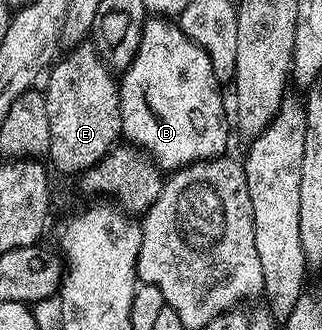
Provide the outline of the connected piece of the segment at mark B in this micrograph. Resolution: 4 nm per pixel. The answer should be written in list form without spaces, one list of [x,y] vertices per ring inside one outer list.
[[[146,19],[145,33],[141,39],[141,45],[131,62],[131,66],[124,69],[123,75],[119,80],[119,87],[121,90],[121,130],[124,139],[148,154],[157,164],[158,168],[162,170],[176,170],[185,168],[189,164],[198,164],[200,160],[214,160],[217,156],[226,155],[228,148],[225,147],[229,144],[229,128],[225,125],[225,104],[221,101],[222,89],[219,87],[215,74],[211,70],[211,58],[207,58],[204,50],[191,38],[187,38],[187,34],[183,34],[180,27],[172,19]]]

